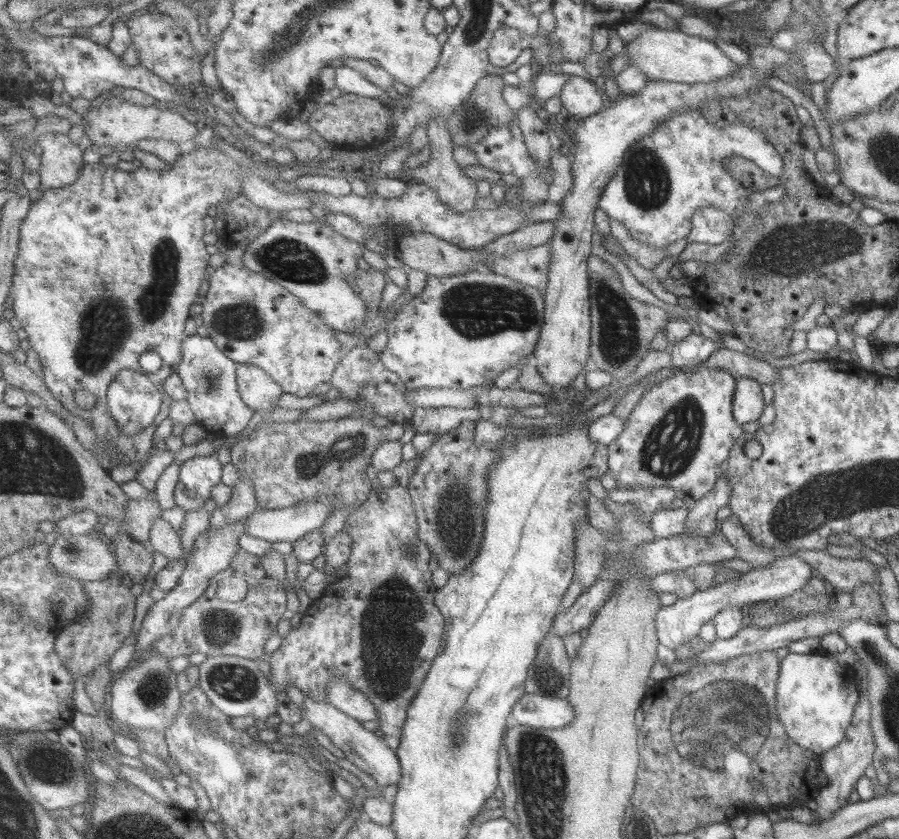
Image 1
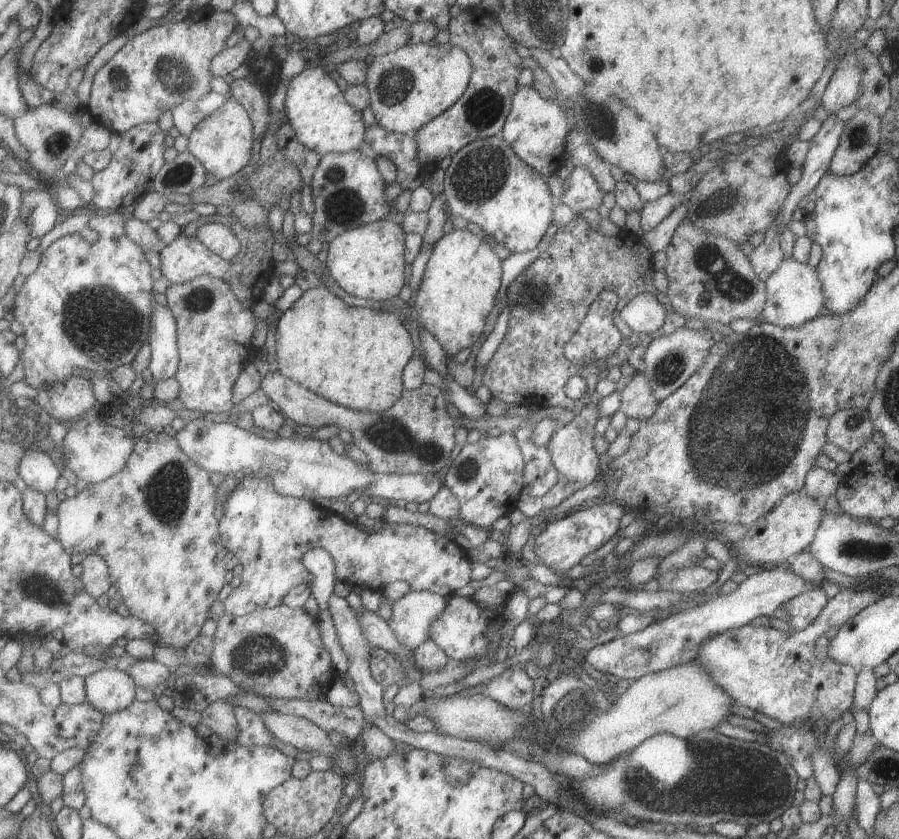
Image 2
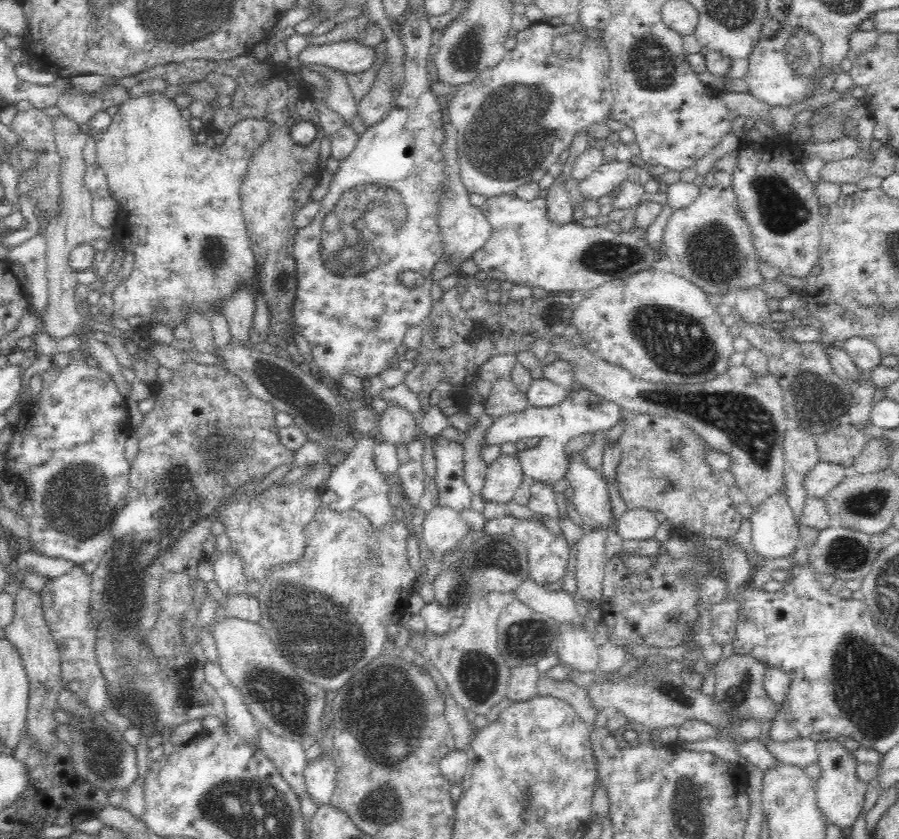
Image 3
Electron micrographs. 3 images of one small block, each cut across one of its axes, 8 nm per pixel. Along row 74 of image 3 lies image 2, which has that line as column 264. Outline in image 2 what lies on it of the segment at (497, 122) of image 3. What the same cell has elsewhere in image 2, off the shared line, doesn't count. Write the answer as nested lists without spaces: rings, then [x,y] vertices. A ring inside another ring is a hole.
[[[246,475],[226,500],[224,513],[219,519],[223,542],[233,561],[239,562],[243,568],[240,585],[225,600],[225,614],[243,616],[282,605],[290,590],[309,580],[303,559],[306,552],[316,548],[324,548],[333,555],[339,581],[351,582],[363,589],[382,591],[385,586],[404,580],[413,591],[431,591],[448,599],[474,579],[470,553],[459,546],[454,538],[436,533],[428,527],[403,523],[390,524],[370,533],[335,511],[319,508],[314,500],[281,494],[276,491],[271,477]]]

